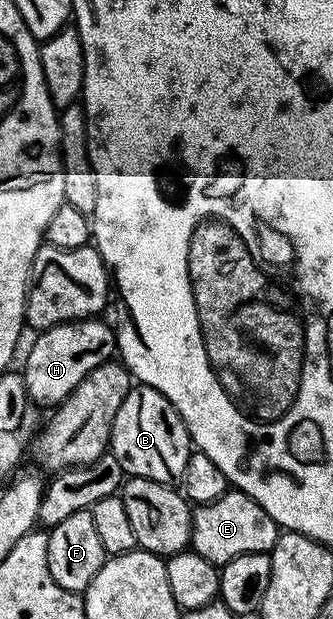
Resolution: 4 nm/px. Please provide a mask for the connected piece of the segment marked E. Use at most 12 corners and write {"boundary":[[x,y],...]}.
{"boundary":[[241,490],[193,509],[192,552],[218,567],[272,554],[277,522]]}

